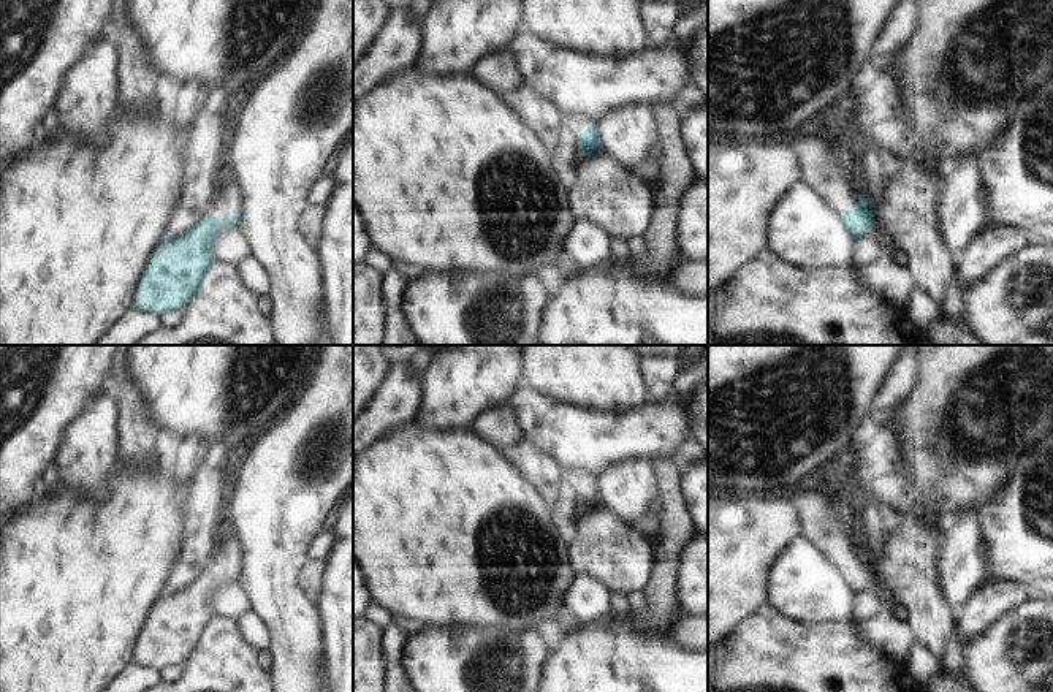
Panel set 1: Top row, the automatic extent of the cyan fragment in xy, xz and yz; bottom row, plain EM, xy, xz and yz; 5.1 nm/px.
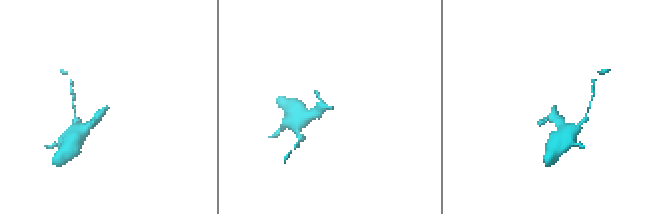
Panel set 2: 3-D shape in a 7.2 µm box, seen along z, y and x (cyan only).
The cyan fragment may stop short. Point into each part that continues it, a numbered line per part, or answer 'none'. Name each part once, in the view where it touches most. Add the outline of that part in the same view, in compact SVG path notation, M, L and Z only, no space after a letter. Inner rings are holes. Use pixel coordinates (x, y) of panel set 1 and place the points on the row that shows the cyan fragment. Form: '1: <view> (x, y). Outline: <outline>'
1: xy (230, 201). Outline: M230 166L220 184L220 195L209 215L217 217L219 222L225 222L226 217L241 212L244 212L244 193Z

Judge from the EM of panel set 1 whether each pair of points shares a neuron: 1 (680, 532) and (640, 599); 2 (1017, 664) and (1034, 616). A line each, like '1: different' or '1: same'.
1: different
2: same

